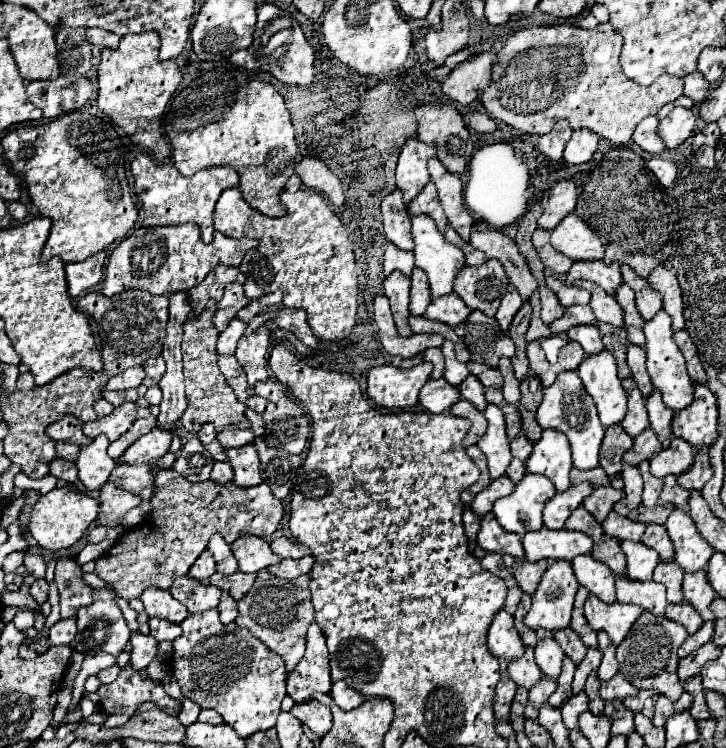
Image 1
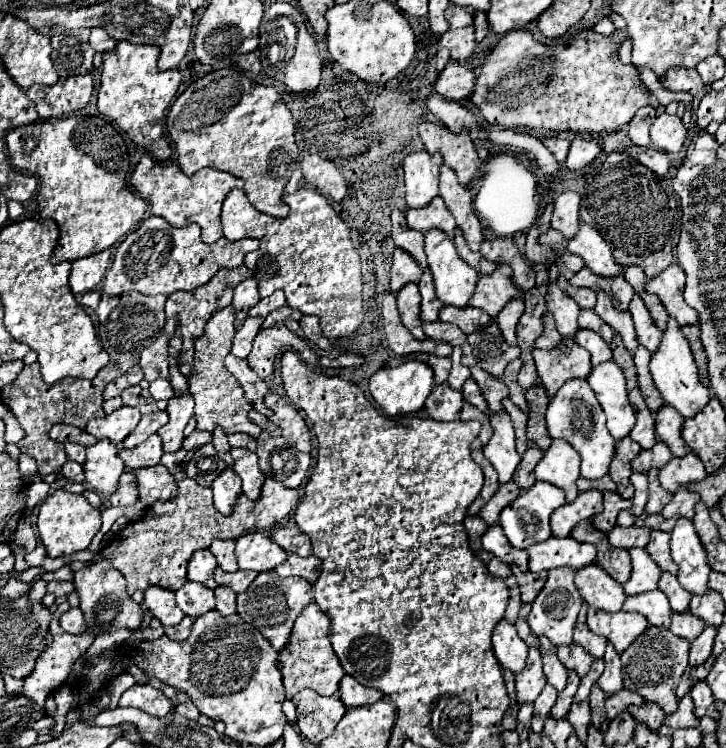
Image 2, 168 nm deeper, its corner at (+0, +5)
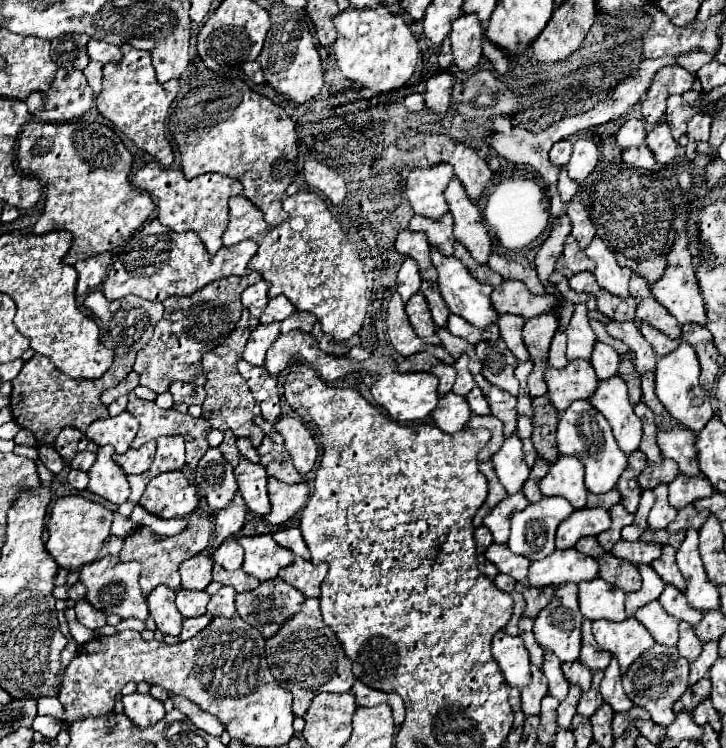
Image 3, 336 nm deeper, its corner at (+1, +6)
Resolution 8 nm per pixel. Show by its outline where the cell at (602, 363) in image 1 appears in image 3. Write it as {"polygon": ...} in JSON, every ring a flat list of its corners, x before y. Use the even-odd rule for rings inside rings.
{"polygon":[[618,374,600,380,590,402,610,422,620,450,626,454,634,452,642,438,642,422,628,402,626,382]]}

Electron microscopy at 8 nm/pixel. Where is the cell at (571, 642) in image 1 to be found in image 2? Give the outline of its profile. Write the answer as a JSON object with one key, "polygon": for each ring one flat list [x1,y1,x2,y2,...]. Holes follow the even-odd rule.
{"polygon":[[573,643,569,647,557,647,557,657,569,671,575,671,579,677,585,677,593,663,593,657,589,653,585,653,585,649,577,643]]}

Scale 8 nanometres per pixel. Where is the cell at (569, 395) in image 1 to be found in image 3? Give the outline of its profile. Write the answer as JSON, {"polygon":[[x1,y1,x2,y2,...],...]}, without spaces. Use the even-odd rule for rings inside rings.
{"polygon":[[574,400,560,416,558,416,558,430,556,430,556,442,560,454,572,454,578,456,580,462,586,468,586,488,590,492,608,492,616,486,618,476,626,468,626,454,618,450,618,444,614,442,610,424,606,418,590,404,590,400]]}

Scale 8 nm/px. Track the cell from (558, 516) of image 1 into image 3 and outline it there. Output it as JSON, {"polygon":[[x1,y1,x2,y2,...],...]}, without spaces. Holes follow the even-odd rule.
{"polygon":[[606,508,574,510,556,530,556,548,572,548,582,536,596,536,610,528,610,514]]}

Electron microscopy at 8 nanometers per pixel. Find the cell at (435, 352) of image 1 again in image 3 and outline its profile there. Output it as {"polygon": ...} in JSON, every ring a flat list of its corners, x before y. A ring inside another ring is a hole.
{"polygon":[[436,364,432,370,430,370,434,376,438,376,438,380,440,380,440,384,438,384,438,394,442,396,442,394,446,394,446,392,450,392,448,390,448,386,452,386,454,384,454,376,456,376,456,368,454,366,448,366,448,364]]}

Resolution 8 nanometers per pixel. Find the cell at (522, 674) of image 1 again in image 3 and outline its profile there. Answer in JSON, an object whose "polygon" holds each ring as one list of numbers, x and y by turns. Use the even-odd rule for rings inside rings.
{"polygon":[[532,664,530,672,532,672,532,680,522,690,522,710,524,714,538,714,540,700,548,694,548,682,538,666]]}

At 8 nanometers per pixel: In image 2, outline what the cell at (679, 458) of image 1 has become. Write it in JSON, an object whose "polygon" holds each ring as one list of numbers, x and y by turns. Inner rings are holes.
{"polygon":[[687,453,685,457,673,457,663,469,659,469,661,487,669,493,675,493,679,487,685,487,695,481,703,481,707,477,701,459,695,453]]}

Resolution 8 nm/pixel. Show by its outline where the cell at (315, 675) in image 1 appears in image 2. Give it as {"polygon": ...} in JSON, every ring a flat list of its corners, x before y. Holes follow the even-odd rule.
{"polygon":[[311,601,307,609,303,609,303,613,297,617,291,639,287,647,279,651,277,663,281,667,287,699,293,699,293,695,303,689,313,689,319,695,333,695,339,689,339,679,343,679,345,671,329,643,329,617,315,605,315,601]]}

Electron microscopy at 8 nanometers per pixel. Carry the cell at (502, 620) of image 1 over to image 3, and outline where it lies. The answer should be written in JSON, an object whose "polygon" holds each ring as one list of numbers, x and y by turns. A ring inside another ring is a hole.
{"polygon":[[498,630,492,640,492,656,510,686,524,688,530,682,530,658,520,636]]}

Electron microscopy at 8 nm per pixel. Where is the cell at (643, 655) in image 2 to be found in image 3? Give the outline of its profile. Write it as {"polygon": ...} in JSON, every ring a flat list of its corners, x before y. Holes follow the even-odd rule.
{"polygon":[[654,644,638,660,634,660,630,664,630,668,626,670,626,674,622,676,622,686,624,686,626,696,636,706,646,708,656,724,668,726,674,720,672,704,688,688,688,660,684,660,678,654,676,646,660,646,660,644]]}

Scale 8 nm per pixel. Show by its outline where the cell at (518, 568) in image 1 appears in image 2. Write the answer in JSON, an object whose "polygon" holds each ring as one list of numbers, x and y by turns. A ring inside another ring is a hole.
{"polygon":[[513,569,513,575,517,577,517,585,521,589,521,599,523,603,533,603,535,597,539,595,539,591,543,589,545,585,545,579,547,579,547,573,521,573,519,569]]}

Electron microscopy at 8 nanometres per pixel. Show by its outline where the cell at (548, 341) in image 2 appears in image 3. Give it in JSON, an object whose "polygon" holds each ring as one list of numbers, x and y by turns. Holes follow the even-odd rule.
{"polygon":[[556,332,550,344,550,352,548,352,548,364,562,368,568,364,566,360,566,334,564,332]]}

